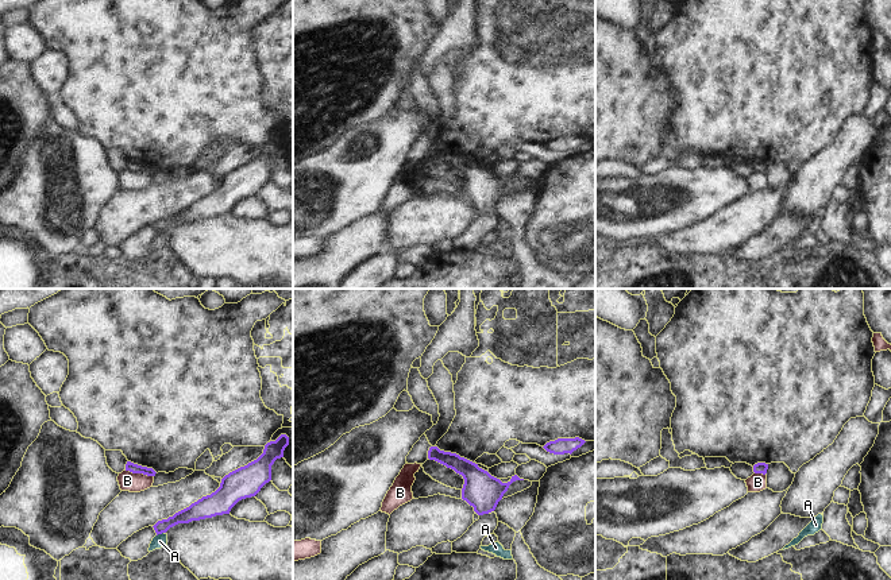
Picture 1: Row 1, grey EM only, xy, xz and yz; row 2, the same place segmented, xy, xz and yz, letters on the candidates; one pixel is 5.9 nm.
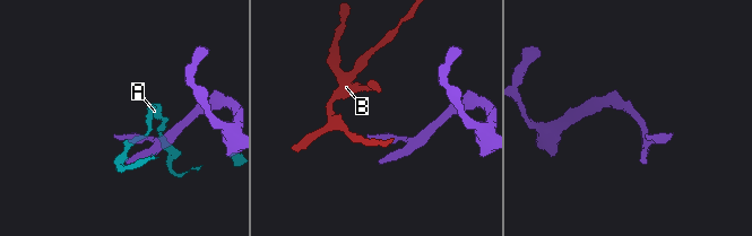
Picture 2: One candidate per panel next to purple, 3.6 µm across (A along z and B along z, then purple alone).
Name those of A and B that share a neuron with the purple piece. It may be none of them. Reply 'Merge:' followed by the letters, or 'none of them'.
Merge: none of them.

